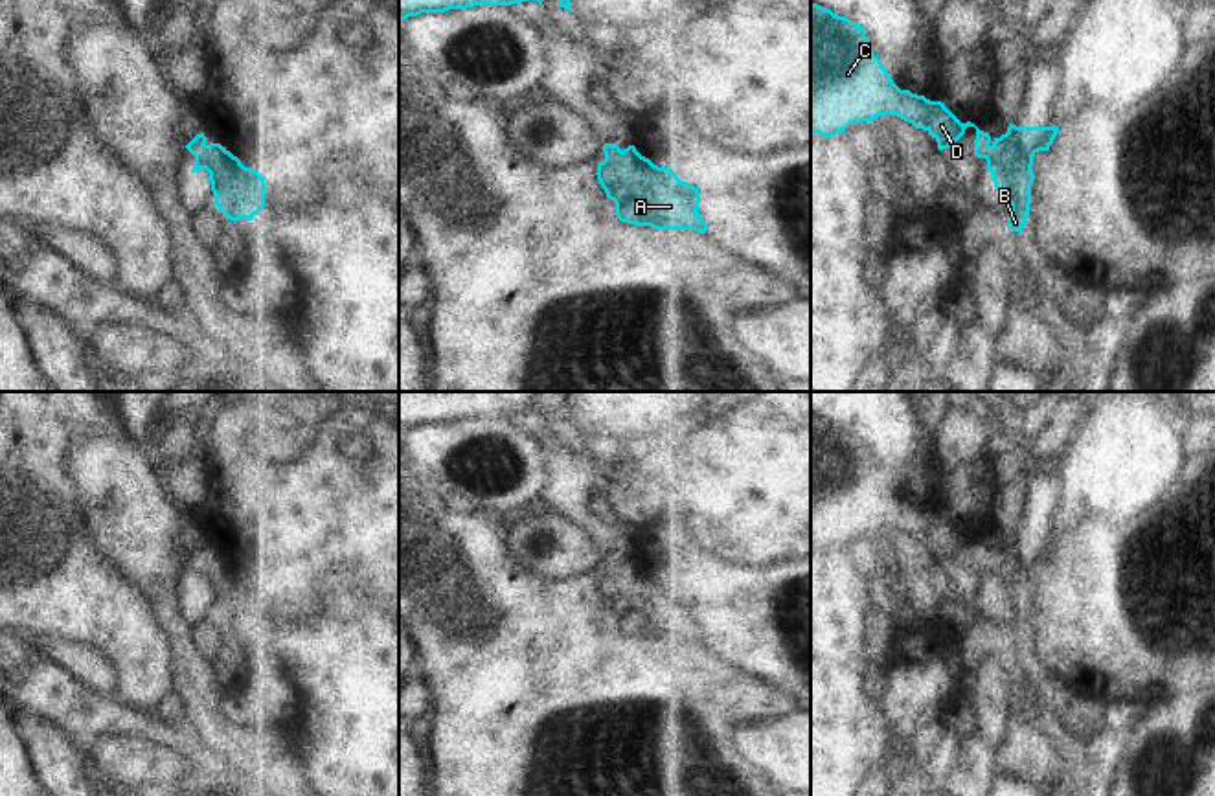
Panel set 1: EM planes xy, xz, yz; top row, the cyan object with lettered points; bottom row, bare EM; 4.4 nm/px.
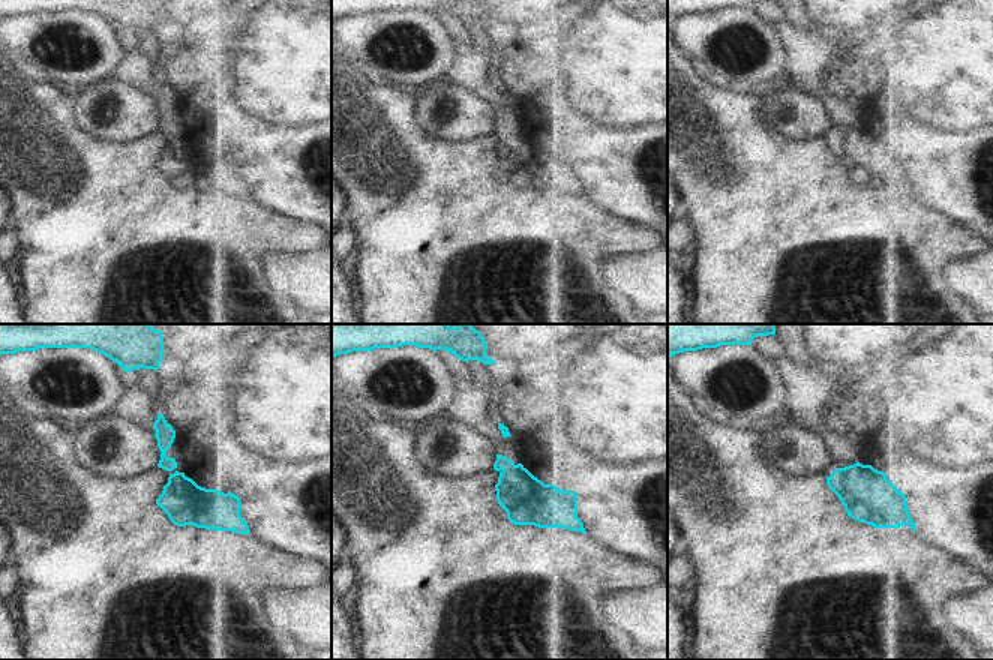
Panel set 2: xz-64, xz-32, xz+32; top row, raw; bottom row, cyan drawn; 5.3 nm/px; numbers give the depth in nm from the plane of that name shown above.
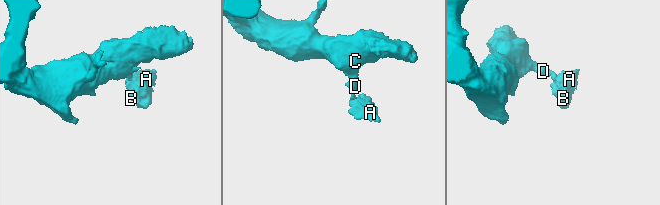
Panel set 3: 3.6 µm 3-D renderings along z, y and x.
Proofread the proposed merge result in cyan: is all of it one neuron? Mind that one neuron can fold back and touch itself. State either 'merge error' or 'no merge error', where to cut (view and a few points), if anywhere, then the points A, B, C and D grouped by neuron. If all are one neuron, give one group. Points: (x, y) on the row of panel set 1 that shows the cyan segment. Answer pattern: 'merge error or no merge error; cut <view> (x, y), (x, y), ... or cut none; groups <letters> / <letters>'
no merge error; cut none; groups A B C D

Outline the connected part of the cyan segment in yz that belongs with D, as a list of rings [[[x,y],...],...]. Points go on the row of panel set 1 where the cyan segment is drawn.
[[[811,2],[811,131],[833,138],[851,123],[886,114],[926,131],[939,151],[974,127],[974,154],[987,160],[998,197],[1011,204],[1007,228],[1022,232],[1035,180],[1033,156],[1050,149],[1059,127],[1009,123],[1007,132],[993,140],[974,123],[961,123],[945,103],[901,90],[860,24]]]

